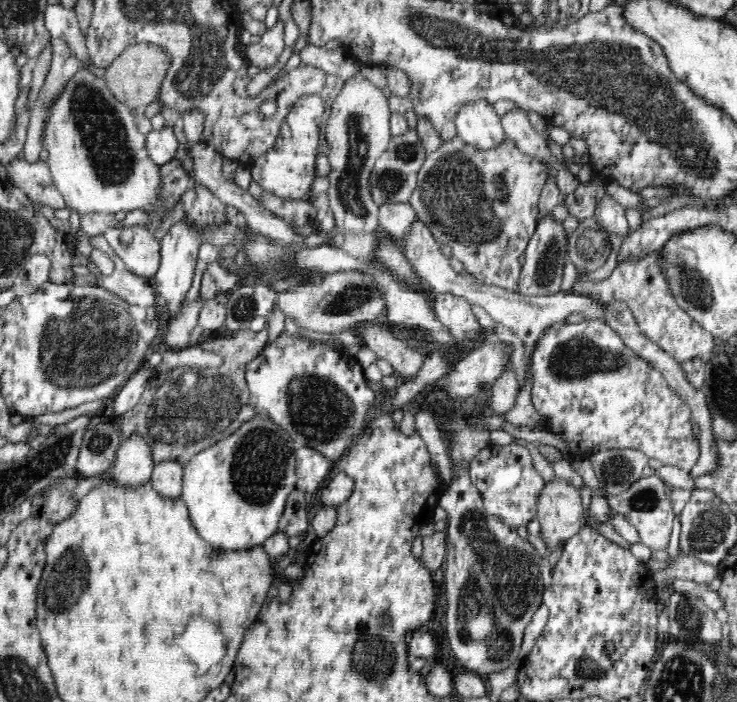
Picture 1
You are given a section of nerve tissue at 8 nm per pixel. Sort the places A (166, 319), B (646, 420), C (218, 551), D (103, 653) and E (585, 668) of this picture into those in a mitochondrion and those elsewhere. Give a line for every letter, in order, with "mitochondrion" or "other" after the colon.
A: other
B: other
C: other
D: other
E: mitochondrion

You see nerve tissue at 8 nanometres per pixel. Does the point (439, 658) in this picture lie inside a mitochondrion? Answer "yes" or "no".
no

